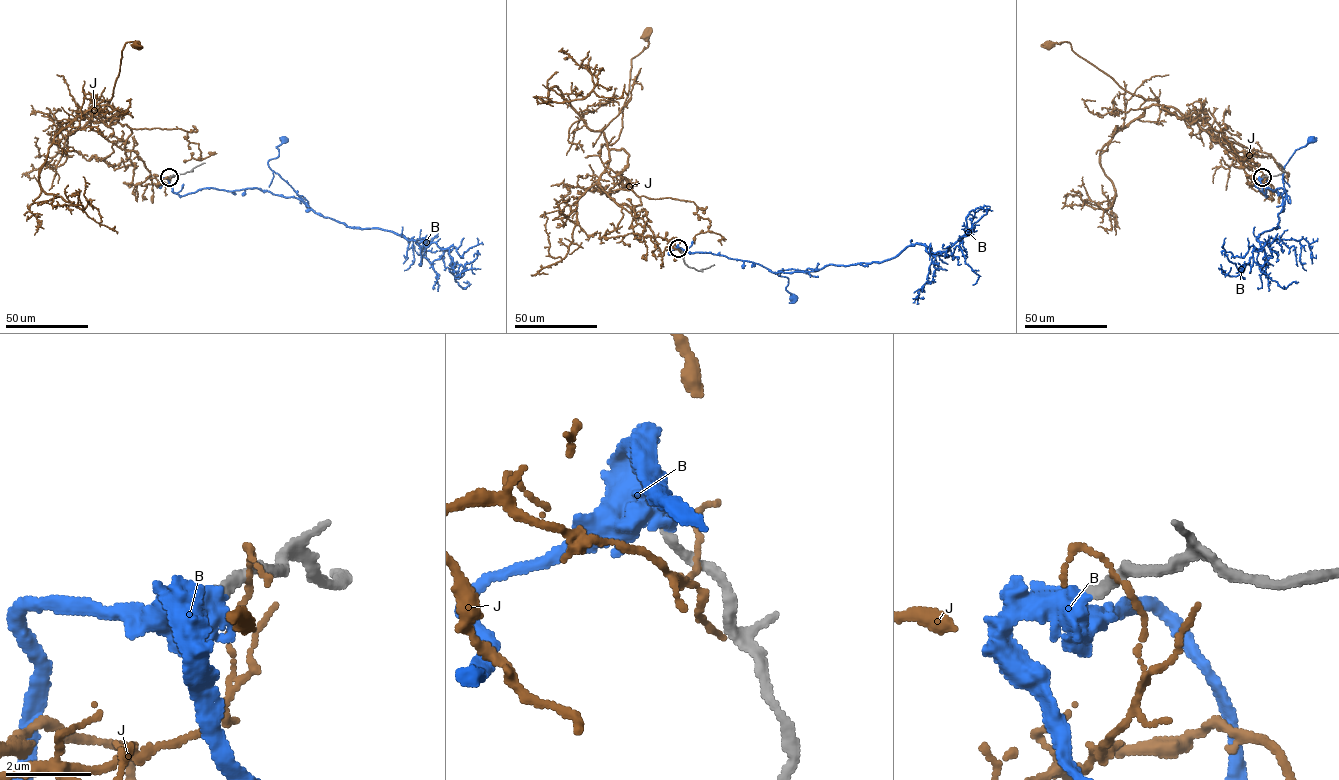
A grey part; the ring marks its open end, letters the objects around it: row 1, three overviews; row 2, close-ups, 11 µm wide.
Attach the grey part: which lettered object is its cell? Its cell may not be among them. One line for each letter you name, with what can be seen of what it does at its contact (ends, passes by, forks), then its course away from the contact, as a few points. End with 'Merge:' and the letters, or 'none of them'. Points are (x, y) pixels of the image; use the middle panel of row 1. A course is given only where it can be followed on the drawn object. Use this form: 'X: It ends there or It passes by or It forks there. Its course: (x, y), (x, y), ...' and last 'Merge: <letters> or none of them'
B: It ends there. Its course: (678, 248), (750, 261), (774, 272), (820, 269), (778, 271), (788, 278), (786, 289), (793, 297)
Merge: B

